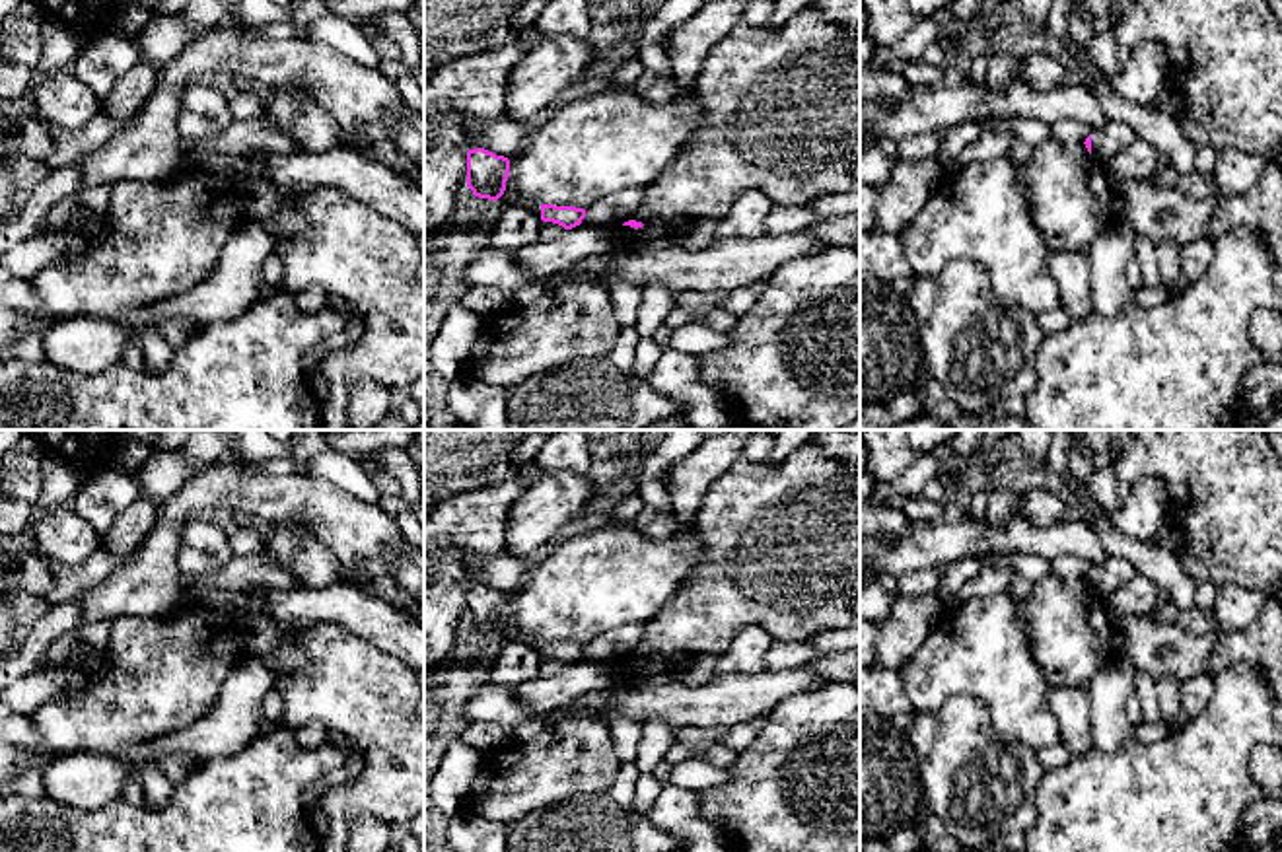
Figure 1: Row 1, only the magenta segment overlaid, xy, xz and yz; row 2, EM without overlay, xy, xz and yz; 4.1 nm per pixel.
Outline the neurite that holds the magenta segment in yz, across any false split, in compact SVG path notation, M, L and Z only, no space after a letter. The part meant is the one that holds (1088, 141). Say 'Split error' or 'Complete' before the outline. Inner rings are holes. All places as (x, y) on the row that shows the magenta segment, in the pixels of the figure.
Split error. M1109 121L1105 126L1091 130L1084 144L1095 163L1109 165L1109 161L1136 138L1130 124Z

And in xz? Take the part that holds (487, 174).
Complete. M484 148L467 152L467 187L479 198L498 200L506 191L510 160Z

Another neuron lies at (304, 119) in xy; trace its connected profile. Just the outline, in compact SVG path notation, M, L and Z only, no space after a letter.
M235 76L235 88L251 91L270 123L296 138L303 150L331 152L342 148L342 128L317 101L298 97L286 88L268 88L239 76Z

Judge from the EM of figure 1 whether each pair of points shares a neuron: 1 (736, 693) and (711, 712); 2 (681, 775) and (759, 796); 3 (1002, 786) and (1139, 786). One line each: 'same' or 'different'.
1: same
2: different
3: different

